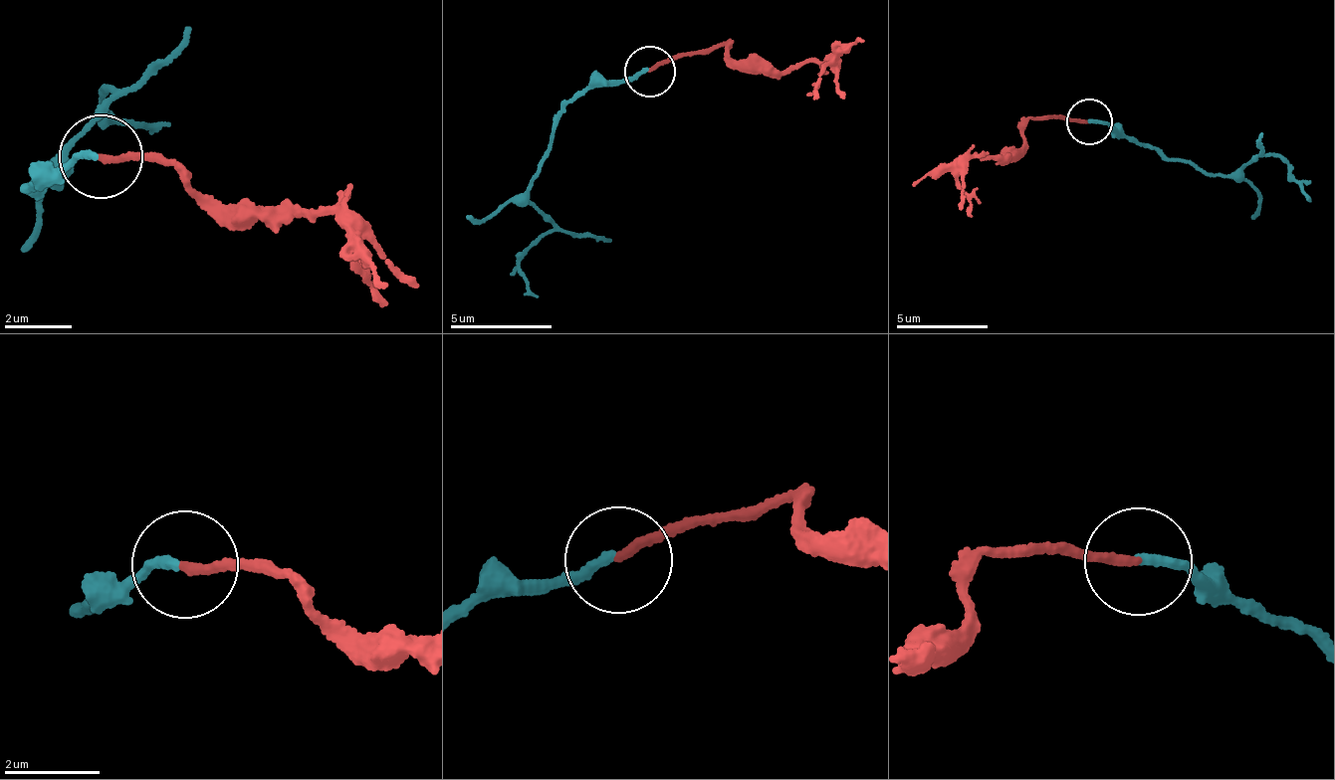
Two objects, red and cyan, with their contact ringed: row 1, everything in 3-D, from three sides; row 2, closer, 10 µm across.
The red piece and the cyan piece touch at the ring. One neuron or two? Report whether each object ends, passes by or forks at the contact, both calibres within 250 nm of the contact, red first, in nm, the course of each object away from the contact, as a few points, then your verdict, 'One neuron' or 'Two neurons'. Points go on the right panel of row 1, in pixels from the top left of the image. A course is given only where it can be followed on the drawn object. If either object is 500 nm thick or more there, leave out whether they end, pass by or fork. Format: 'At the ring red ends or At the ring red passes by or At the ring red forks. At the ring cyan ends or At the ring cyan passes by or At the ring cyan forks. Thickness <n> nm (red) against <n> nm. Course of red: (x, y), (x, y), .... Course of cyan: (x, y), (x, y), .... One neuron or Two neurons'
At the ring red ends. At the ring cyan ends. Thickness 190 nm (red) against 190 nm. Course of red: (1090, 120), (1031, 118), (1023, 143), (997, 161), (982, 155), (912, 187). Course of cyan: (1090, 120), (1168, 158), (1232, 177), (1259, 157), (1272, 156), (1296, 183), (1305, 198). One neuron

